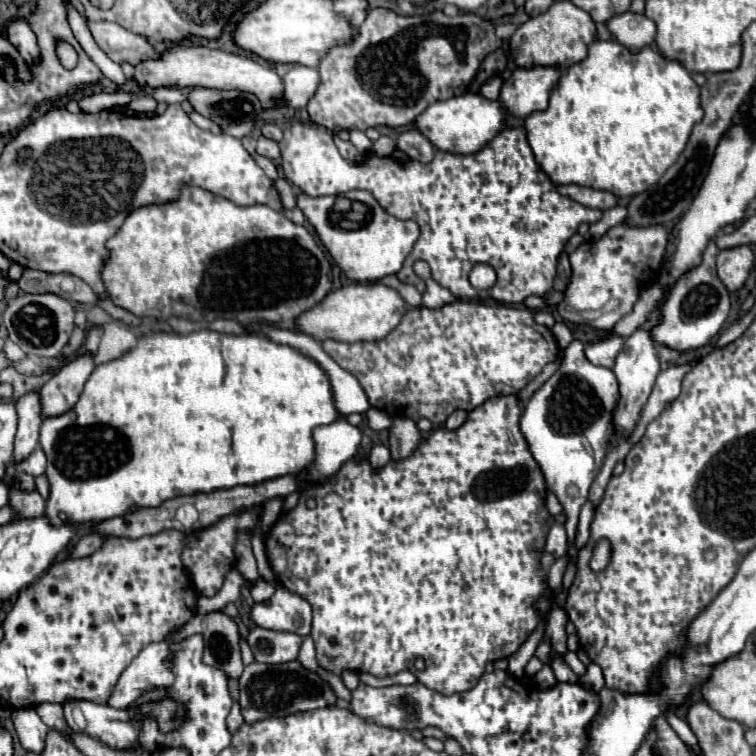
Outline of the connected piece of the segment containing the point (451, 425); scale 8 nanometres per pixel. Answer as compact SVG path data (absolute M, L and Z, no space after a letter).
M455 411L455 413L445 421L445 427L447 427L449 431L455 431L455 429L459 429L465 421L467 421L467 413L465 413L465 411Z

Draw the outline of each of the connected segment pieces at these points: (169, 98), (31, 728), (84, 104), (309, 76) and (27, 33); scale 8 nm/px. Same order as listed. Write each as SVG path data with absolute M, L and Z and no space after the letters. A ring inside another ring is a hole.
M165 87L155 89L152 92L152 97L158 103L174 104L182 103L187 99L187 93L191 91L192 88L179 89L178 87Z
M17 709L11 715L15 731L19 735L19 741L25 751L41 753L45 747L45 737L49 733L47 725L39 719L35 709Z
M117 91L114 93L92 93L90 95L83 96L78 105L82 111L88 113L97 113L105 109L111 109L115 105L128 104L134 97L133 93Z
M293 67L283 75L283 99L281 105L287 109L301 109L307 105L319 83L319 73L313 67Z
M25 21L11 23L9 29L7 29L7 37L17 47L17 51L21 53L21 57L27 63L35 65L35 63L41 61L41 51L37 47L37 37L35 37L35 33L31 31L31 27Z

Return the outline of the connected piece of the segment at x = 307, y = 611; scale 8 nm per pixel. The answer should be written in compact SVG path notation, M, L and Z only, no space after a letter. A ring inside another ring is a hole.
M279 587L271 599L253 605L251 621L265 629L301 633L301 637L307 637L311 629L311 607L299 595Z

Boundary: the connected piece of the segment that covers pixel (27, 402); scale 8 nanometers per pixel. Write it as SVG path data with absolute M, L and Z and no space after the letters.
M29 391L17 399L17 415L19 415L19 429L15 435L15 451L13 459L25 459L39 443L39 427L43 421L43 405L39 391Z

